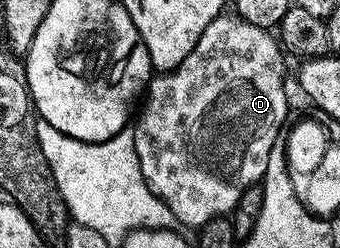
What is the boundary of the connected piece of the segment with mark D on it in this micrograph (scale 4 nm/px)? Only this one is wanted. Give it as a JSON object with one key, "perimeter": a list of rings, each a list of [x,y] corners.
{"perimeter":[[[237,16],[226,17],[210,21],[200,40],[196,40],[196,48],[184,56],[175,70],[151,77],[141,103],[142,115],[138,126],[133,127],[140,172],[151,192],[174,213],[179,223],[193,228],[229,215],[246,189],[265,179],[272,144],[276,144],[276,136],[288,116],[286,86],[282,83],[284,51],[277,37]]]}

